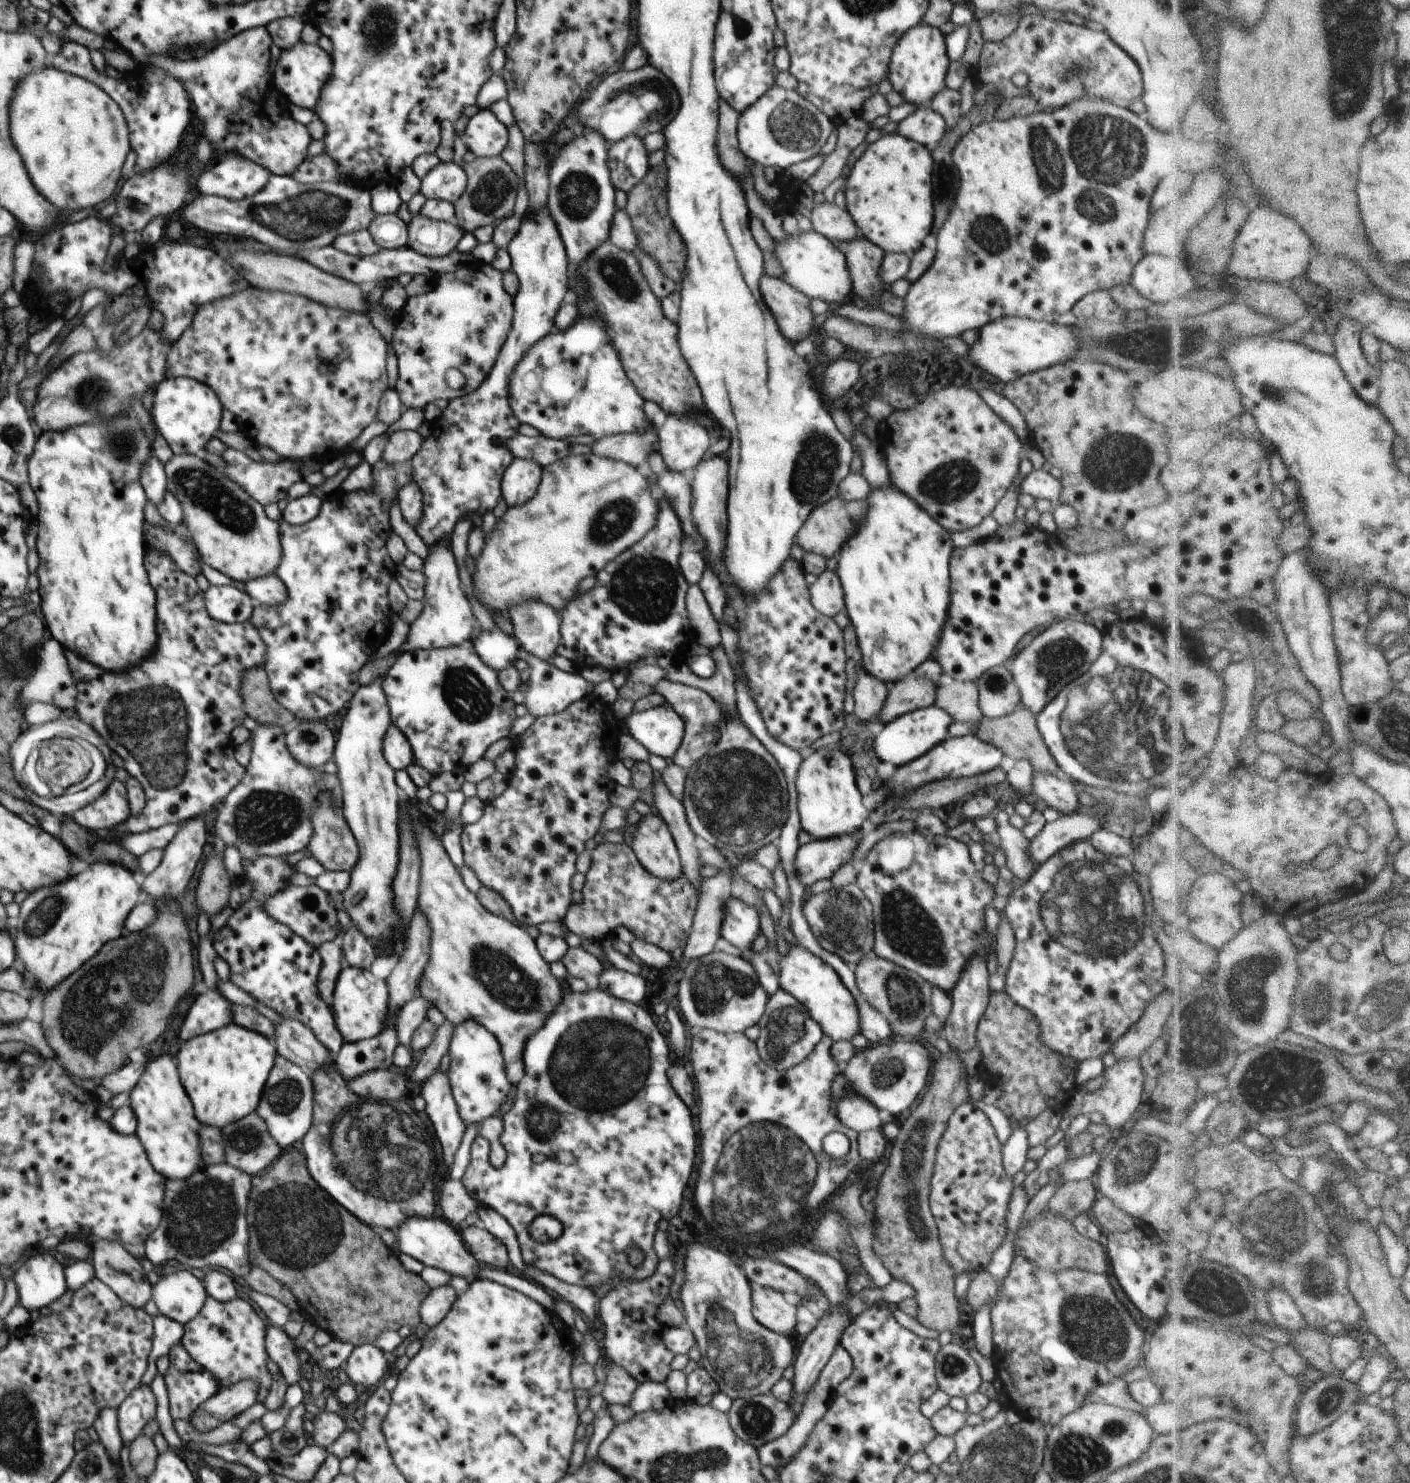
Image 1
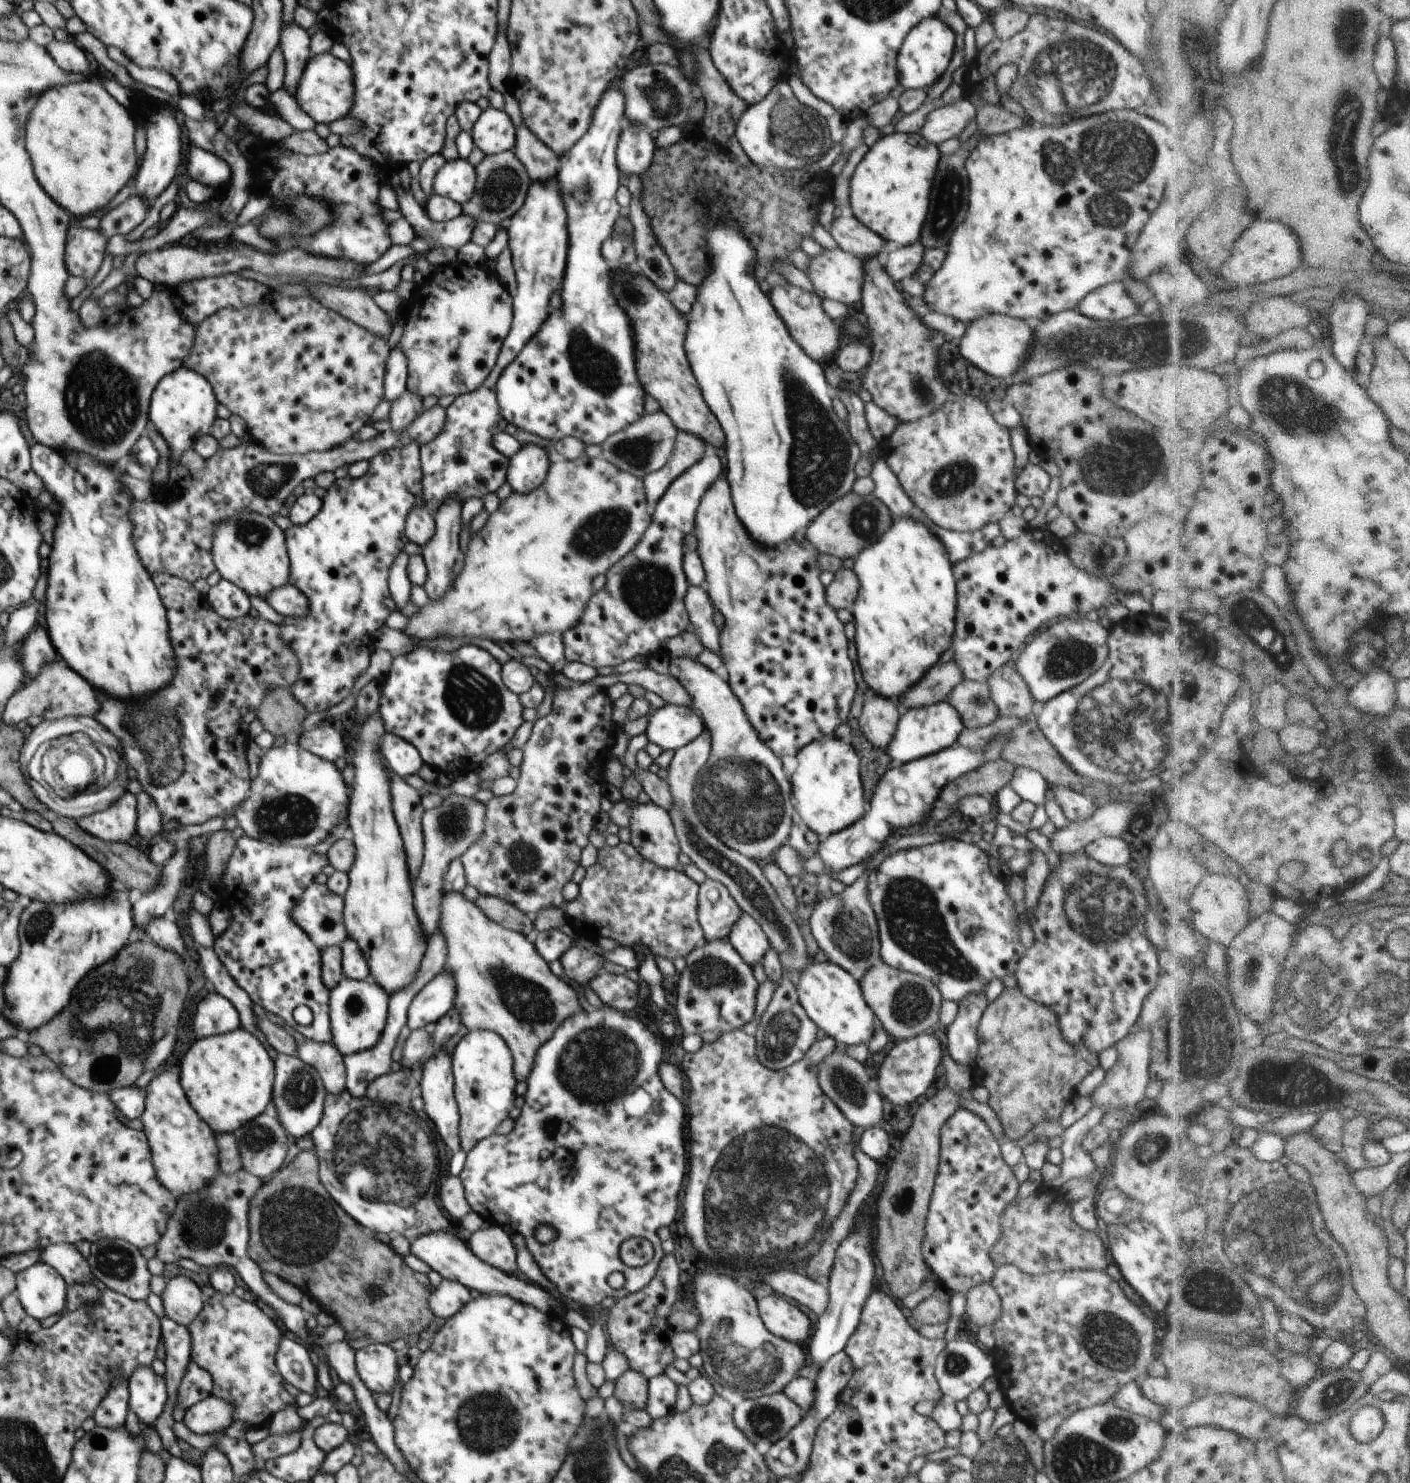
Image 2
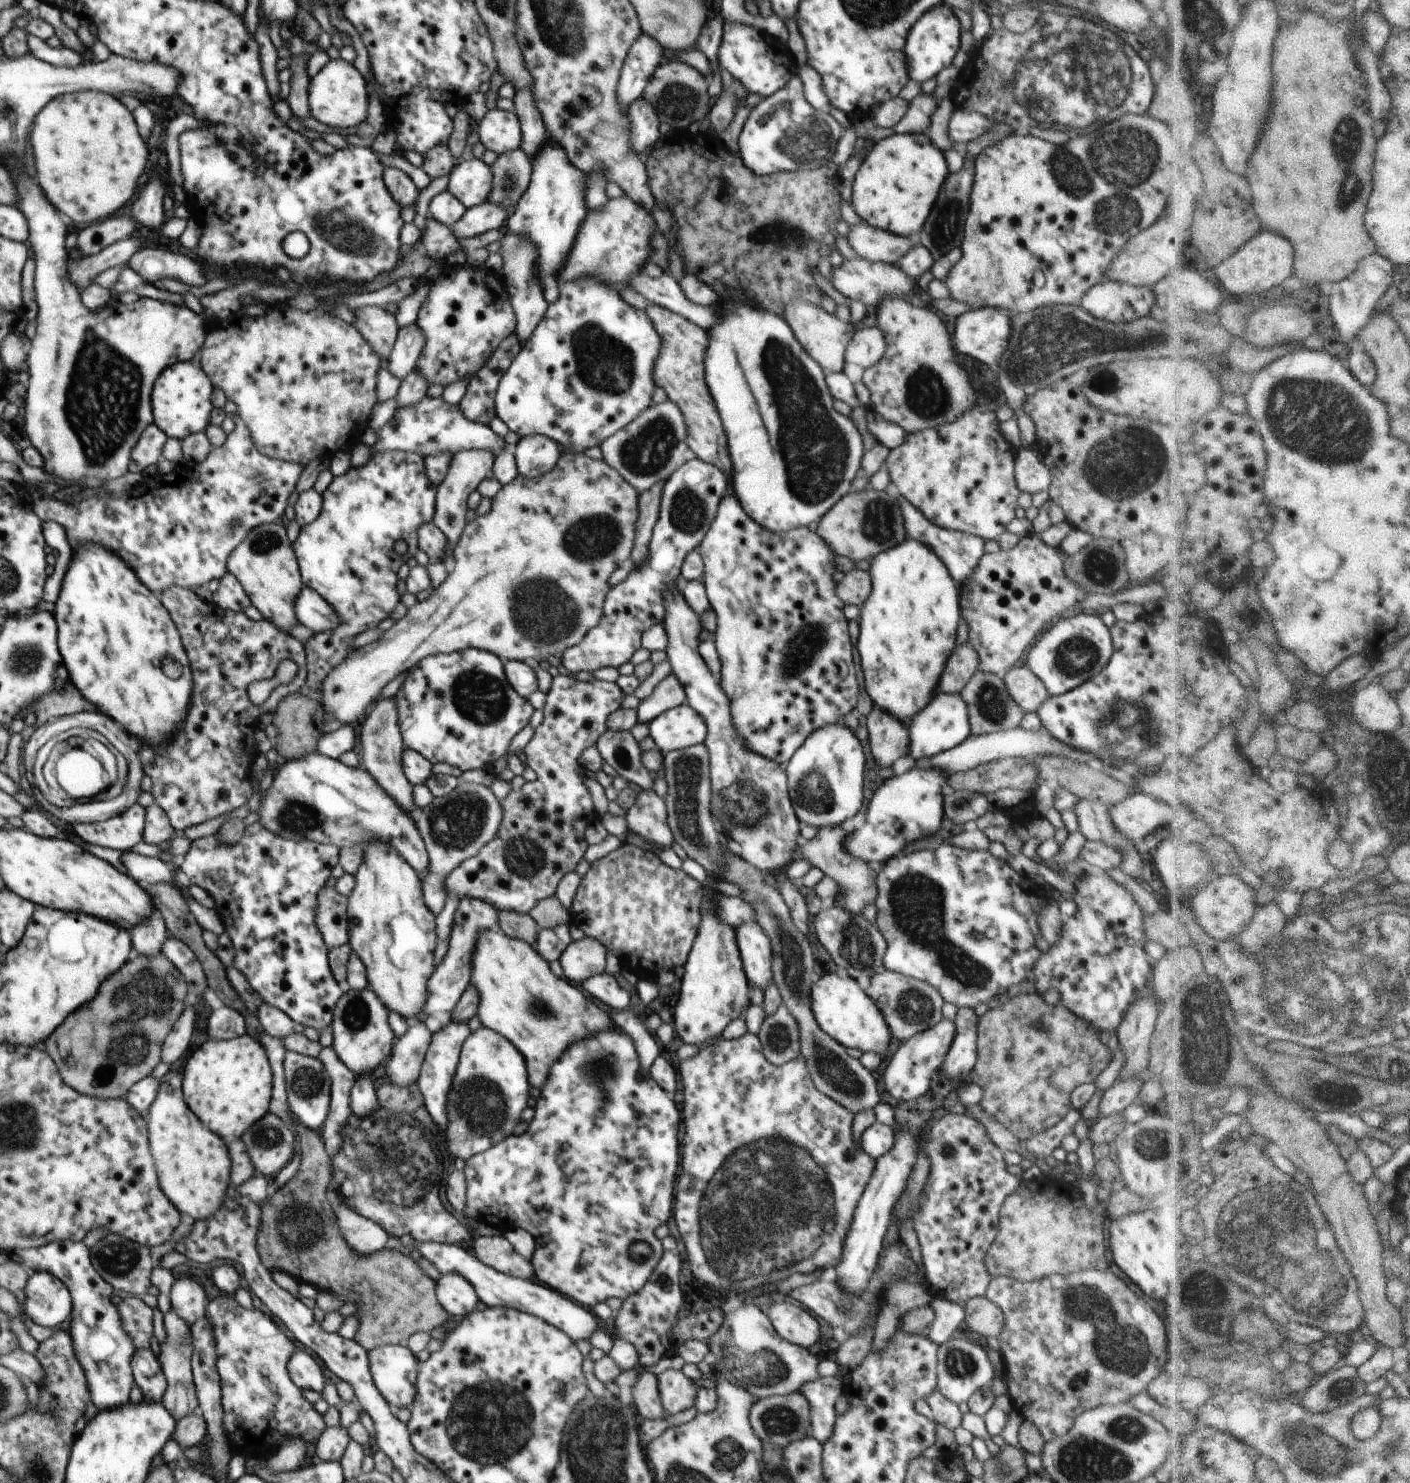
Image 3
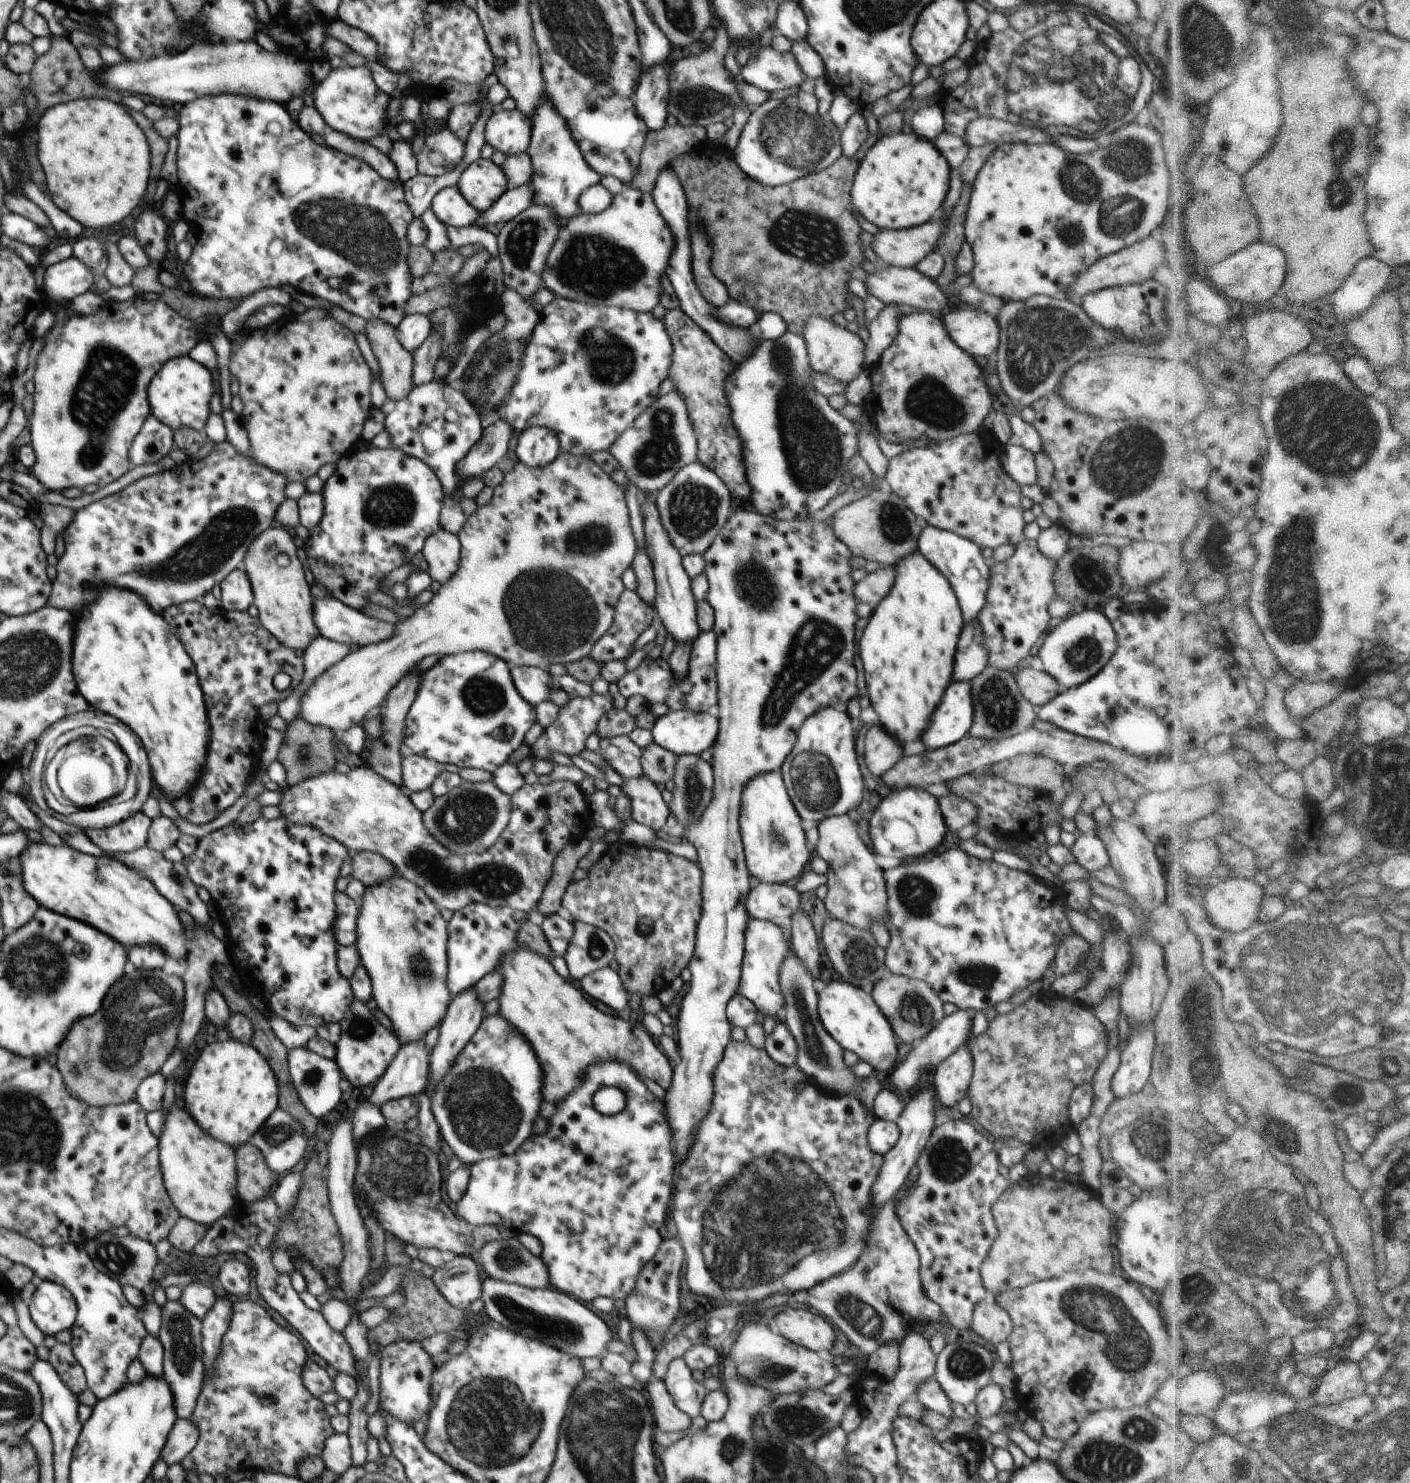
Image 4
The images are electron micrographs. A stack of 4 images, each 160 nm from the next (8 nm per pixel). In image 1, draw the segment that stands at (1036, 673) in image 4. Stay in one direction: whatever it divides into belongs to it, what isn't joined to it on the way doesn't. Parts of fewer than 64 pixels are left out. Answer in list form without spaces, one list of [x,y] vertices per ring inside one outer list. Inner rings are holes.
[[[1006,666],[989,668],[975,683],[979,690],[979,707],[984,718],[1003,717],[1019,706],[1022,707],[1018,687]]]

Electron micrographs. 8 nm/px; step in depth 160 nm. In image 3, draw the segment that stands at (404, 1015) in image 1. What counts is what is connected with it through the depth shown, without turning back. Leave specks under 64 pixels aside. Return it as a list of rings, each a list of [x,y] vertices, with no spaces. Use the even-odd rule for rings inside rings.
[[[466,896],[459,900],[450,933],[448,950],[441,963],[436,965],[434,974],[432,974],[427,983],[425,1009],[416,1017],[420,1022],[423,1022],[429,1015],[433,1015],[434,1012],[453,1012],[454,1007],[458,1004],[460,997],[471,982],[471,958],[473,957],[479,934],[484,930],[490,929],[499,929],[499,912],[495,907],[474,897]]]

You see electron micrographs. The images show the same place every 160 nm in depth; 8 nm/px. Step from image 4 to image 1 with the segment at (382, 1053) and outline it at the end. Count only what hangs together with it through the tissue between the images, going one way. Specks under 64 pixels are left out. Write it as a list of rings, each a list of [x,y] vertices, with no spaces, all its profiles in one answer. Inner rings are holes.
[[[347,967],[338,975],[331,1010],[338,1032],[345,1043],[355,1043],[379,1035],[389,1012],[389,988],[384,979],[375,977],[370,970]]]

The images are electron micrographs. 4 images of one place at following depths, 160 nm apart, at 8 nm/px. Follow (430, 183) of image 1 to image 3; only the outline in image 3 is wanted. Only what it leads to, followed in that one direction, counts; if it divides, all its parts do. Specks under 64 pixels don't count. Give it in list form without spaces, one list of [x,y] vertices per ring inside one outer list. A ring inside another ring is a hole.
[[[464,159],[451,170],[448,190],[467,208],[485,203],[490,196],[493,174],[482,159]]]

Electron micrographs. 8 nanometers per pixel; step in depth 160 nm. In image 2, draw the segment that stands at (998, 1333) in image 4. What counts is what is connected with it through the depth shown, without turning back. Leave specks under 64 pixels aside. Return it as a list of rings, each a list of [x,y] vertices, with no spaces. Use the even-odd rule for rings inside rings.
[[[982,1283],[965,1294],[965,1318],[978,1328],[992,1328],[1001,1313],[1001,1298],[991,1283]]]

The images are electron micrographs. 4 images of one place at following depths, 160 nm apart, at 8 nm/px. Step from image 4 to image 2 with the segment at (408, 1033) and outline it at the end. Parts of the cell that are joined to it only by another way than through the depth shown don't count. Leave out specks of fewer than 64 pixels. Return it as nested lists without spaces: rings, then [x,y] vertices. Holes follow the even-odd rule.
[[[377,713],[362,726],[354,758],[346,756],[348,764],[353,762],[356,768],[346,818],[350,830],[354,833],[354,839],[351,841],[355,844],[355,861],[347,872],[350,884],[343,896],[345,900],[343,917],[349,938],[357,942],[368,963],[370,980],[392,996],[413,984],[427,949],[427,938],[414,908],[413,882],[399,826],[393,813],[389,783],[390,768],[386,766],[379,750],[384,733],[386,732],[383,720]]]

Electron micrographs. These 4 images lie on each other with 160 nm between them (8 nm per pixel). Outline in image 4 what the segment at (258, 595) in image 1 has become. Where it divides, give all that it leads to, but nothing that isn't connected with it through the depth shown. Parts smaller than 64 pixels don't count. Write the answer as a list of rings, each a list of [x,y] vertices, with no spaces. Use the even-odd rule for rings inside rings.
[[[313,598],[313,605],[314,620],[320,631],[320,636],[330,639],[331,641],[344,643],[348,646],[355,645],[357,649],[365,647],[366,645],[387,641],[390,637],[394,636],[396,624],[370,618],[358,609],[352,608],[336,598]]]

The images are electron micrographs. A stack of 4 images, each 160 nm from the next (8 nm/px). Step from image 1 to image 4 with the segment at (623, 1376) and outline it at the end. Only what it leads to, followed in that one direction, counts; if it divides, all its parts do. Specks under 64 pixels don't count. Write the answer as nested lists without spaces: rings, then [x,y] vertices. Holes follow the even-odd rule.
[[[663,1379],[646,1385],[650,1393],[649,1405],[653,1410],[655,1426],[665,1433],[688,1431],[692,1419],[676,1406]]]

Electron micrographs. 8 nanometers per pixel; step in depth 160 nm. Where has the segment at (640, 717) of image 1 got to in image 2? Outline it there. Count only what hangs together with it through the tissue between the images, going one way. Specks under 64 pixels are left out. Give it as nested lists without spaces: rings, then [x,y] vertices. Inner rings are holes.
[[[664,705],[649,718],[645,734],[662,750],[678,750],[705,732],[701,715],[692,706]]]

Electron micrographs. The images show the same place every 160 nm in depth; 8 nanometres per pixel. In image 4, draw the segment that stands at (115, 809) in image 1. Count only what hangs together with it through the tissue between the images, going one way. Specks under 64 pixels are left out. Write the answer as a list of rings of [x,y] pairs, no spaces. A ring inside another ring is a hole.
[[[137,812],[120,824],[105,829],[88,829],[84,832],[104,852],[130,852],[147,844],[151,818]]]

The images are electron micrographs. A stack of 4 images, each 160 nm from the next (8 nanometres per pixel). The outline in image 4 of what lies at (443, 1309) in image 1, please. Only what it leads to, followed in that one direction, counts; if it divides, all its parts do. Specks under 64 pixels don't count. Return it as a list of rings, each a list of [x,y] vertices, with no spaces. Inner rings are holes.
[[[456,1255],[430,1279],[452,1306],[463,1311],[482,1296],[483,1273],[475,1257]]]

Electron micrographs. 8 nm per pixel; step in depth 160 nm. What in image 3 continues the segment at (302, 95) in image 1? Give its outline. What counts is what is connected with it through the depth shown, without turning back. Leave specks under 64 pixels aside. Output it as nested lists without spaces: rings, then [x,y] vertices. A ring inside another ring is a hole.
[[[341,58],[330,59],[320,72],[310,79],[307,95],[311,116],[330,127],[350,128],[361,125],[366,120],[369,105],[367,78],[352,63]]]

